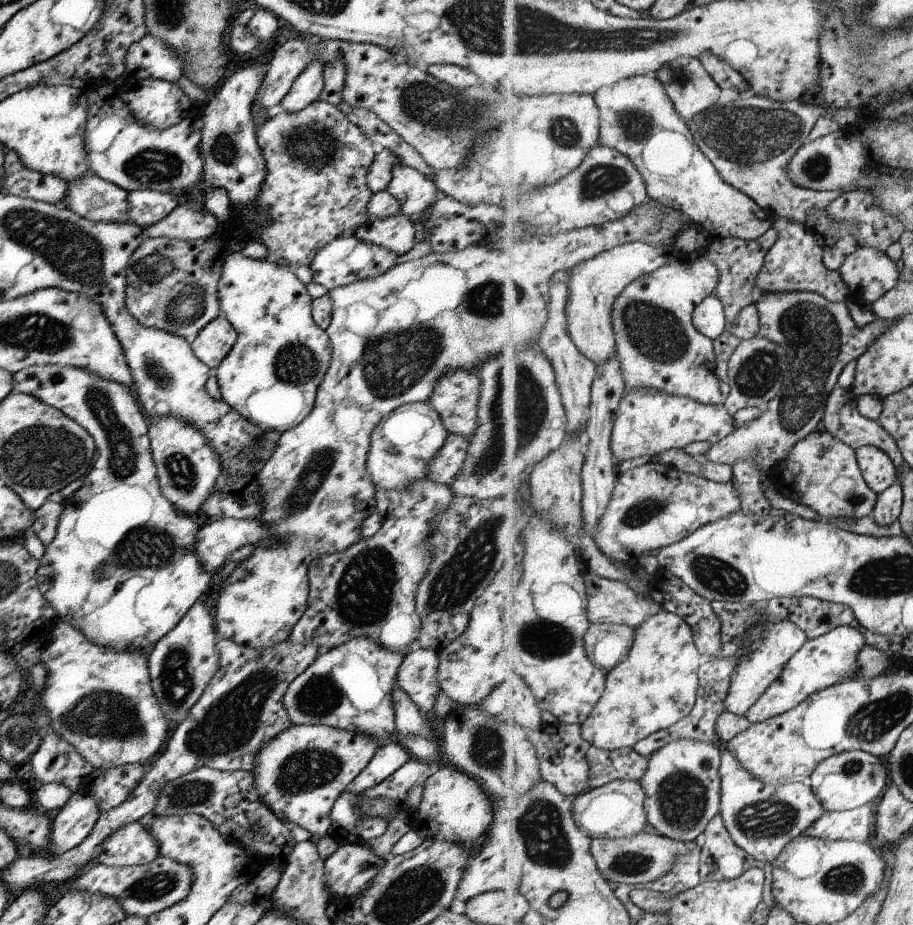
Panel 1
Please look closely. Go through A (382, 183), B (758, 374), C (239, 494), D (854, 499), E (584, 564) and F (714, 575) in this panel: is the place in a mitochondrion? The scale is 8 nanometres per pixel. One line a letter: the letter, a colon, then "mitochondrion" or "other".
A: other
B: mitochondrion
C: other
D: mitochondrion
E: other
F: mitochondrion

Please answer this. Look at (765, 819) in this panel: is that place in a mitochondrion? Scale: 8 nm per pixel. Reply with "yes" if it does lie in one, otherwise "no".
yes

